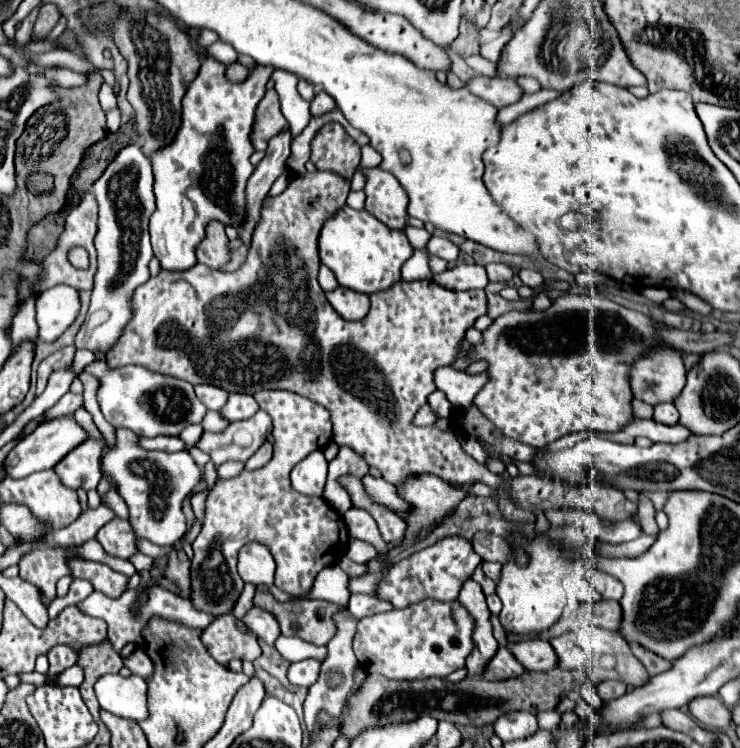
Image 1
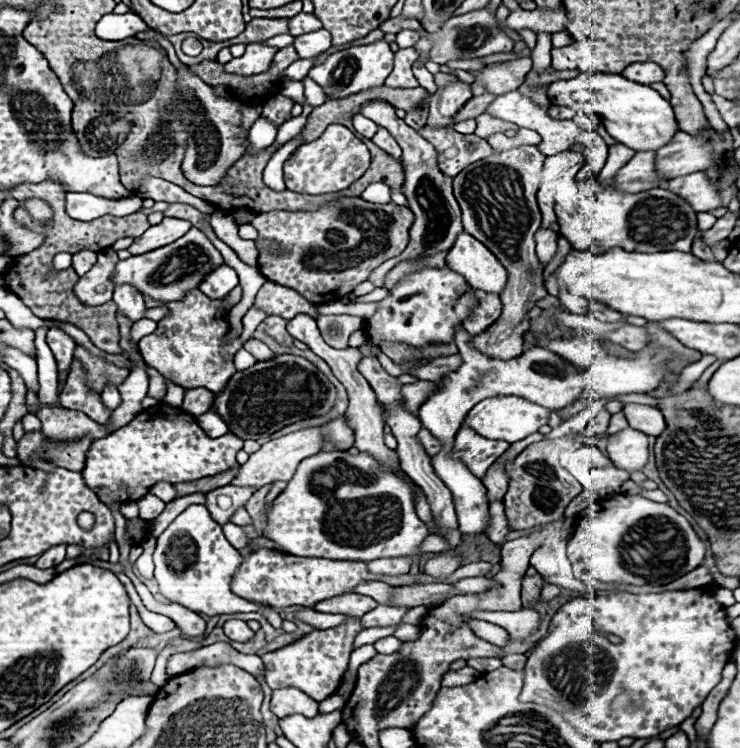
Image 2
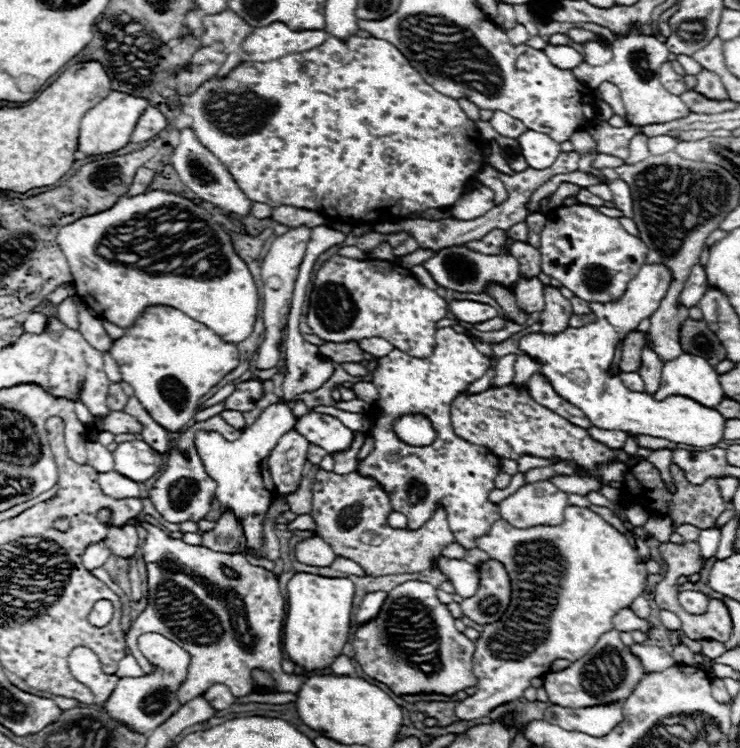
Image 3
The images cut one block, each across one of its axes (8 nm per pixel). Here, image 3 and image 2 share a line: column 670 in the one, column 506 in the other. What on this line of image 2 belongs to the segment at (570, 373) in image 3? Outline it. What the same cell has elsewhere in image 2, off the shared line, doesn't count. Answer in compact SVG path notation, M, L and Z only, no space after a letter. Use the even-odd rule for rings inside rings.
M460 232L454 246L446 254L446 262L454 272L462 274L472 288L490 294L500 294L506 286L508 274L498 258L474 236ZM498 396L498 398L488 398L478 402L464 418L462 426L472 428L474 432L478 432L482 438L488 440L506 440L506 442L518 442L524 440L526 436L538 432L540 426L544 426L548 422L550 412L538 404L532 404L528 400L522 398L514 398L514 396Z

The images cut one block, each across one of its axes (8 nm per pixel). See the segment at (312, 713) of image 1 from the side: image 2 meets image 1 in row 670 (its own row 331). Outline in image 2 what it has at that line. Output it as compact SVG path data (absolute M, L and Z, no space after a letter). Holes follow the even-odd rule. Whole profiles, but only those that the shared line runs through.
M318 316L316 318L318 328L322 332L322 338L332 346L332 348L348 348L348 336L356 330L362 328L364 320L358 316Z

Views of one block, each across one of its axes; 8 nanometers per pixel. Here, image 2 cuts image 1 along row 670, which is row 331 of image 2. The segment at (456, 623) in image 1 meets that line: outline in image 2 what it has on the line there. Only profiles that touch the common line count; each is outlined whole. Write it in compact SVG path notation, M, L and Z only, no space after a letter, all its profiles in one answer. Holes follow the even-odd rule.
M448 266L442 270L420 270L410 274L398 286L394 286L390 294L380 302L376 314L368 318L366 342L370 346L378 346L382 338L390 342L404 342L410 346L424 346L430 342L452 342L454 328L470 316L472 308L472 288L460 274L456 274Z

